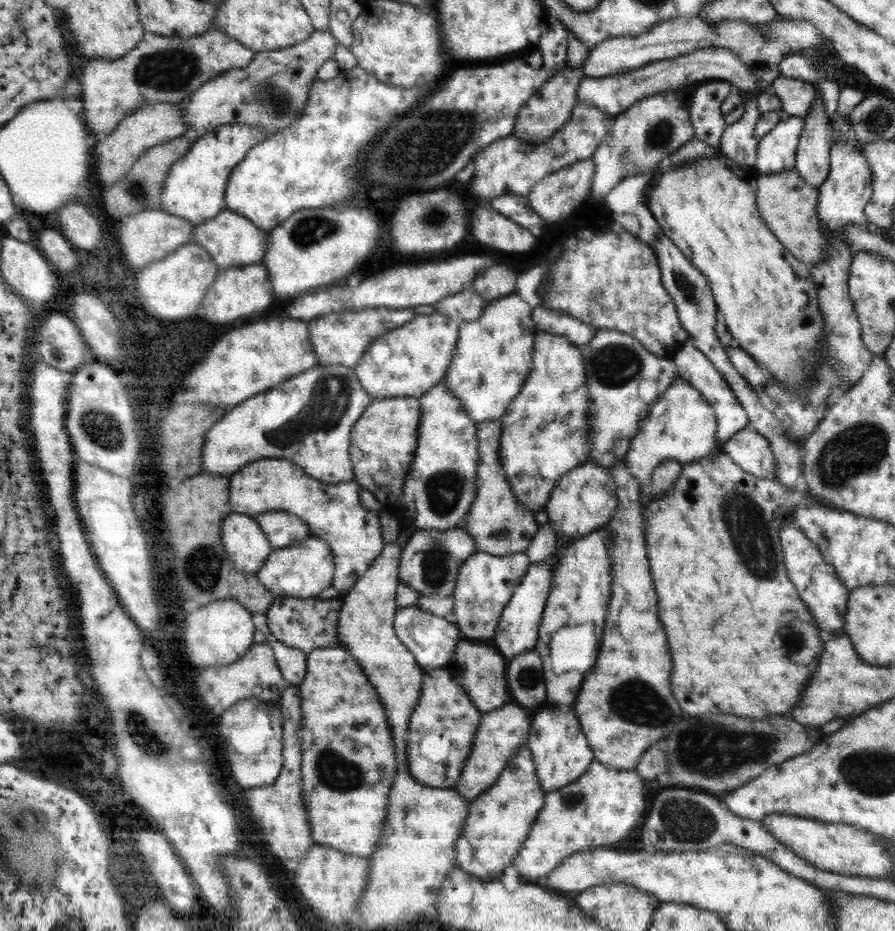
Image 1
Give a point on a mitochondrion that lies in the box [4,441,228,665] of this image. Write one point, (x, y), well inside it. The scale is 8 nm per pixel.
(214, 558)

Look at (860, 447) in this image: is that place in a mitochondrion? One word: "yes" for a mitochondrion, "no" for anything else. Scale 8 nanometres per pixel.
yes

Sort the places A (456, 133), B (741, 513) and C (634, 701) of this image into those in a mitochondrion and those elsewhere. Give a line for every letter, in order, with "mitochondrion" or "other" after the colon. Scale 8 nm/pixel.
A: mitochondrion
B: mitochondrion
C: mitochondrion

